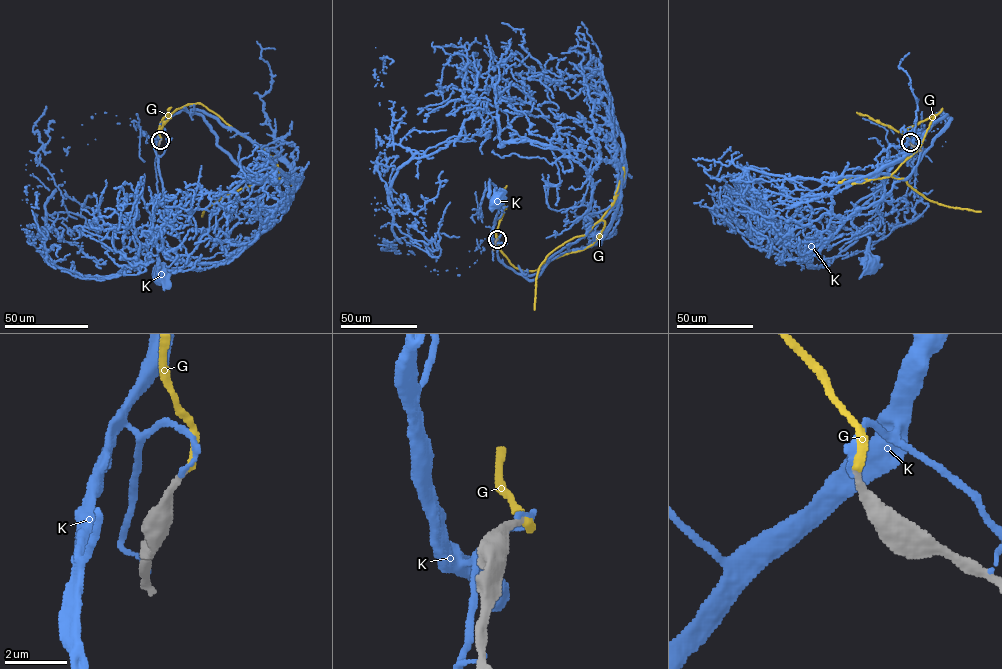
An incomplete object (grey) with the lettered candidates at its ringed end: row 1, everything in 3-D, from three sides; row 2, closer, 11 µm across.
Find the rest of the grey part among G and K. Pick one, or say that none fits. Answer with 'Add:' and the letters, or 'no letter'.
Add: G

